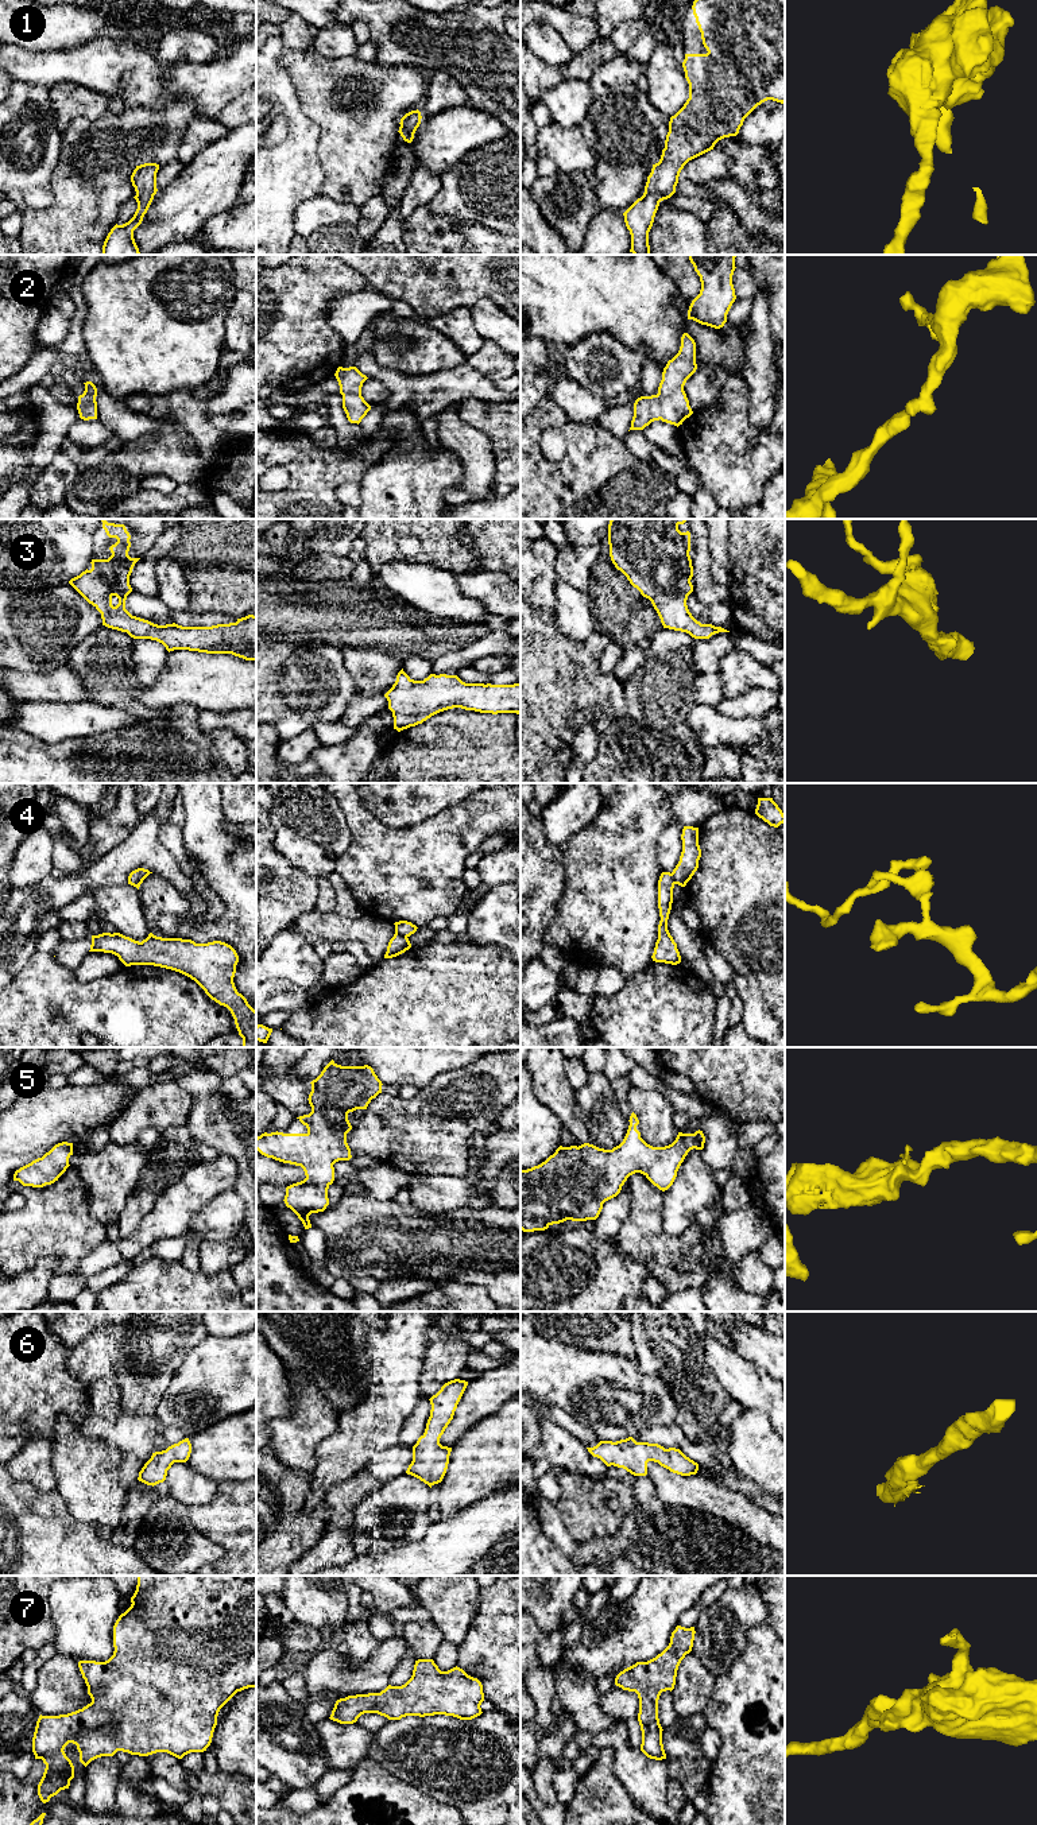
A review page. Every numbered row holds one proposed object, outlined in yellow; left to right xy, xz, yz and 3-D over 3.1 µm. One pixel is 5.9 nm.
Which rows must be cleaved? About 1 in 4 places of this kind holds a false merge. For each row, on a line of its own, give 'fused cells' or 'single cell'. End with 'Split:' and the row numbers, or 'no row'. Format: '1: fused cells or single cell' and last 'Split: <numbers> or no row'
1: single cell
2: single cell
3: single cell
4: fused cells
5: single cell
6: single cell
7: single cell
Split: 4

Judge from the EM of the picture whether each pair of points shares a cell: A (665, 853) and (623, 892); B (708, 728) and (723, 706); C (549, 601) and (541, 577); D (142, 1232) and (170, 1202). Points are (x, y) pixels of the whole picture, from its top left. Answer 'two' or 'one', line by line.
A: two
B: two
C: one
D: one

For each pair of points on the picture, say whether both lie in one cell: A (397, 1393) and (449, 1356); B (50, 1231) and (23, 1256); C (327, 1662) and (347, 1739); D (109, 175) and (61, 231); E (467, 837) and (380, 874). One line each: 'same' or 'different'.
A: different
B: same
C: different
D: same
E: same

